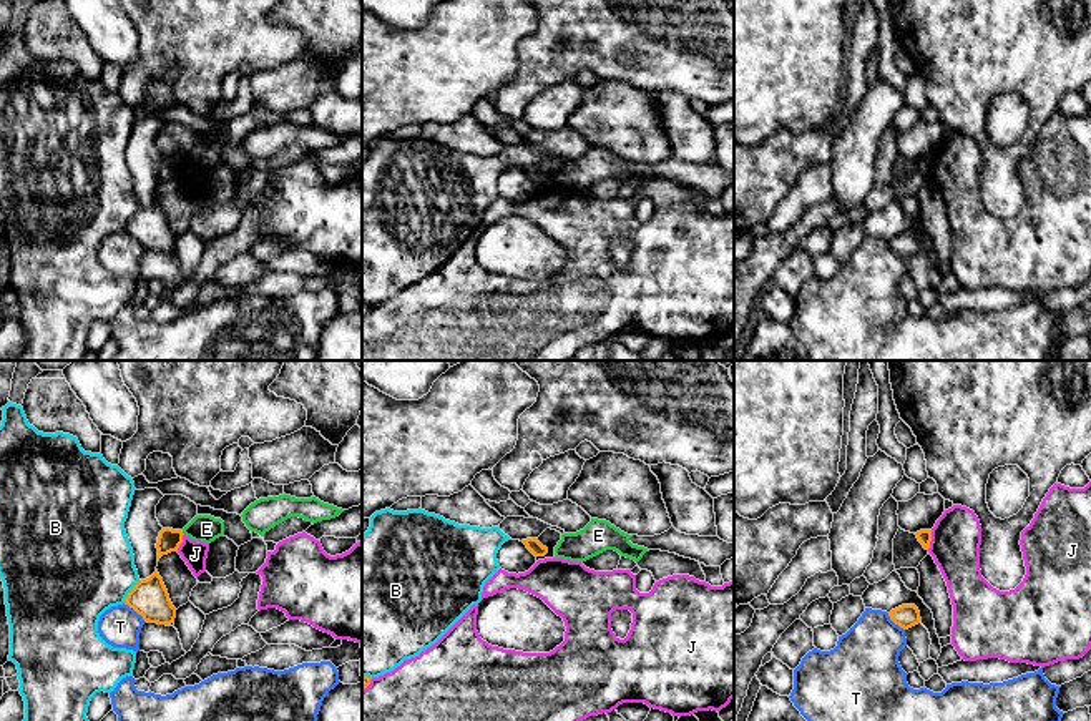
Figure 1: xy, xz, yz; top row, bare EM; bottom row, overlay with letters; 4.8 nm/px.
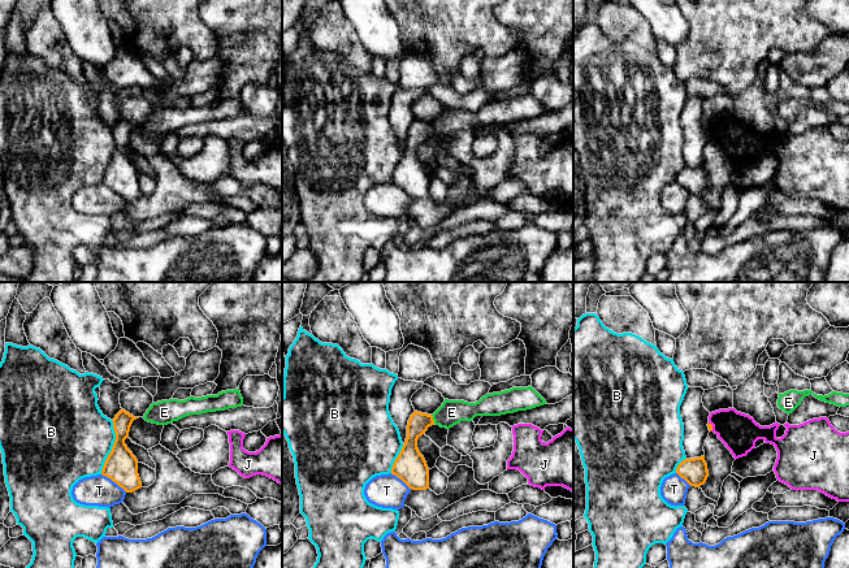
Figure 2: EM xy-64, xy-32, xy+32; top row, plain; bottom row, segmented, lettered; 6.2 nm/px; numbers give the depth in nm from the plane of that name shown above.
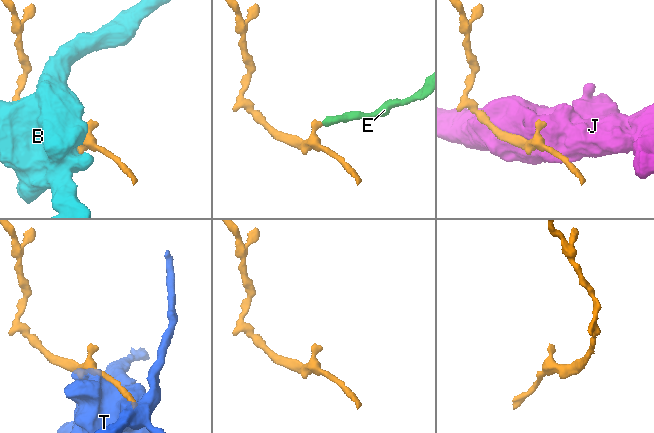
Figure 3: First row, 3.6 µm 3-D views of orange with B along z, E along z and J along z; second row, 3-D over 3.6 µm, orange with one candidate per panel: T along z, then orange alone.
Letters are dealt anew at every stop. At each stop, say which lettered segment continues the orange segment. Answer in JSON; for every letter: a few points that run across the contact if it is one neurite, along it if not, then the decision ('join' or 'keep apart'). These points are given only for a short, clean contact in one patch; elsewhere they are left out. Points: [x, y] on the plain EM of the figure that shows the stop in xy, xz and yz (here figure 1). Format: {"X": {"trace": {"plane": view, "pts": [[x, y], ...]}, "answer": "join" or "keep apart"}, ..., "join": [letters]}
{"B": {"answer": "keep apart"}, "E": {"trace": {"plane": "xy", "pts": [[181, 158], [185, 161]]}, "answer": "keep apart"}, "J": {"answer": "keep apart"}, "T": {"answer": "keep apart"}, "join": []}

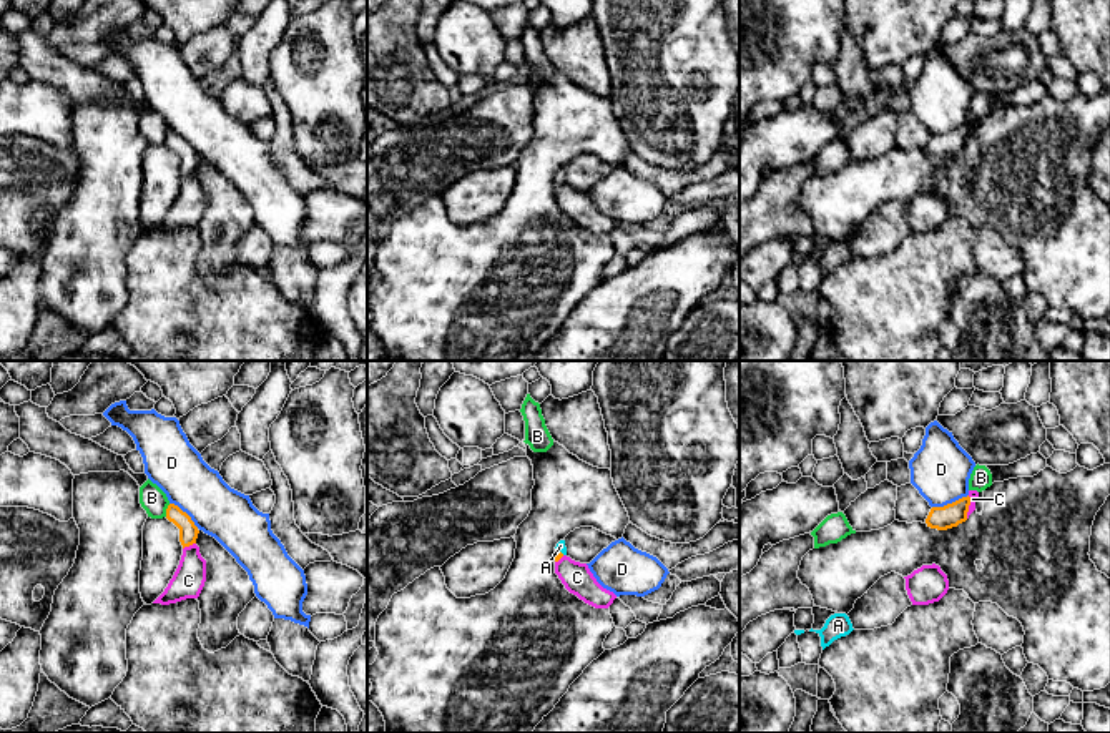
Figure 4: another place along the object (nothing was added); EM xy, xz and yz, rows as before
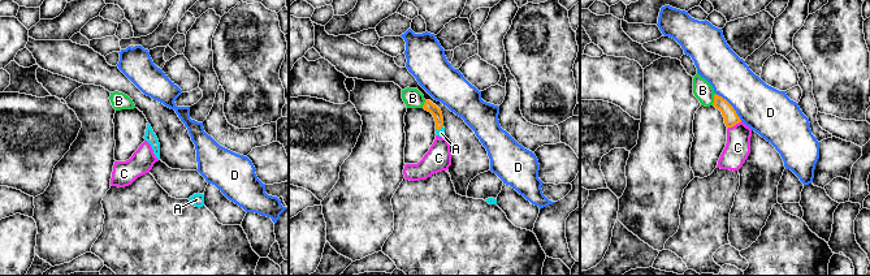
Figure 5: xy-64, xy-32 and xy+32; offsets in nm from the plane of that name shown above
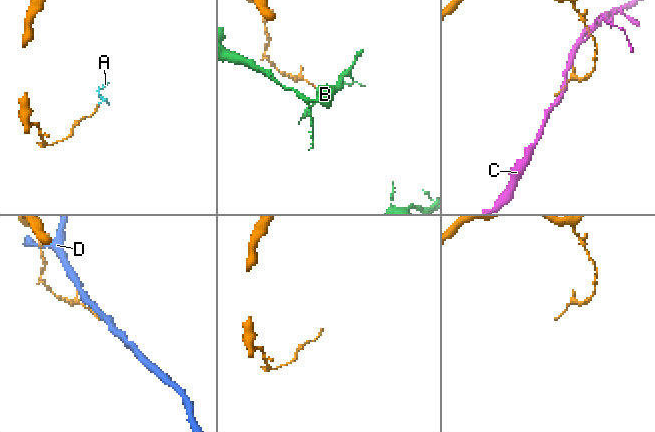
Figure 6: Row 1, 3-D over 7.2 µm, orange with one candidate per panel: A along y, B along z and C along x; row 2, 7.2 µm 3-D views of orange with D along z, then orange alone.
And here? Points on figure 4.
{"A": {"trace": {"plane": "xz", "pts": [[559, 182], [559, 178], [560, 173]]}, "answer": "join"}, "B": {"trace": {"plane": "xy", "pts": [[170, 132], [165, 143]]}, "answer": "keep apart"}, "C": {"trace": {"plane": "yz", "pts": [[969, 123], [966, 145]]}, "answer": "keep apart"}, "D": {"answer": "keep apart"}, "join": ["A"]}

